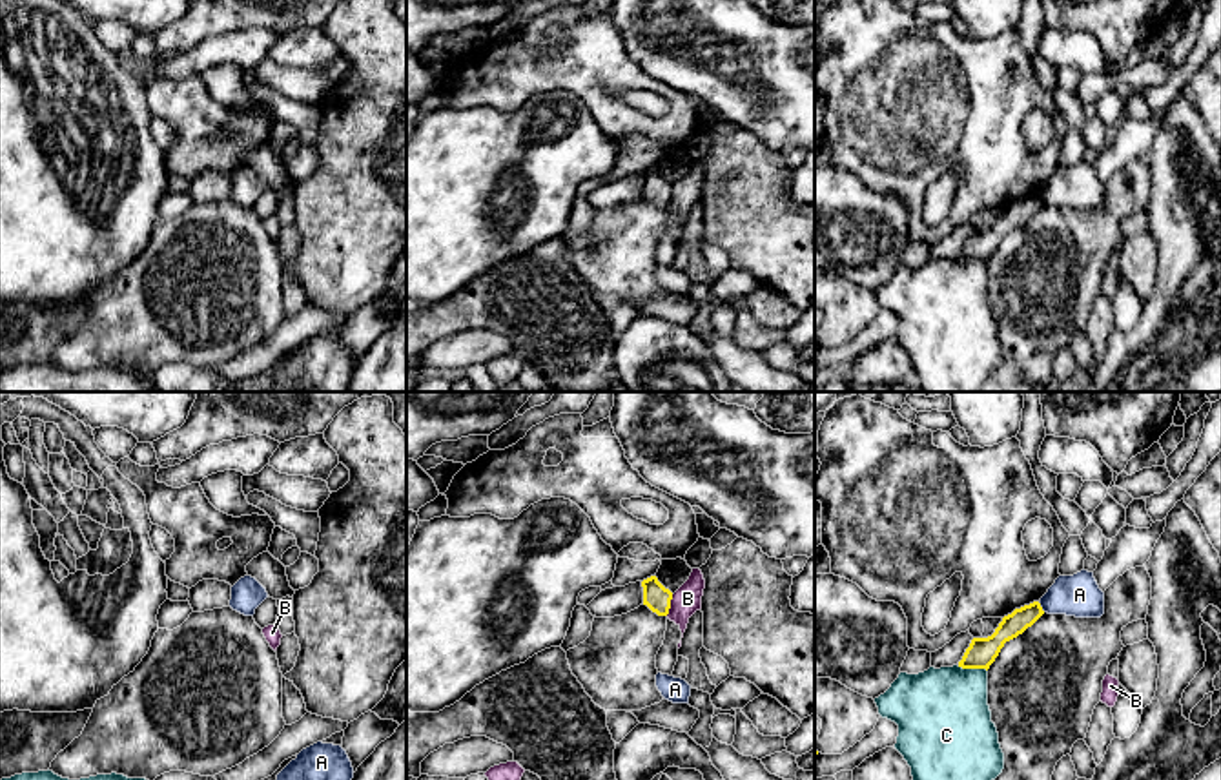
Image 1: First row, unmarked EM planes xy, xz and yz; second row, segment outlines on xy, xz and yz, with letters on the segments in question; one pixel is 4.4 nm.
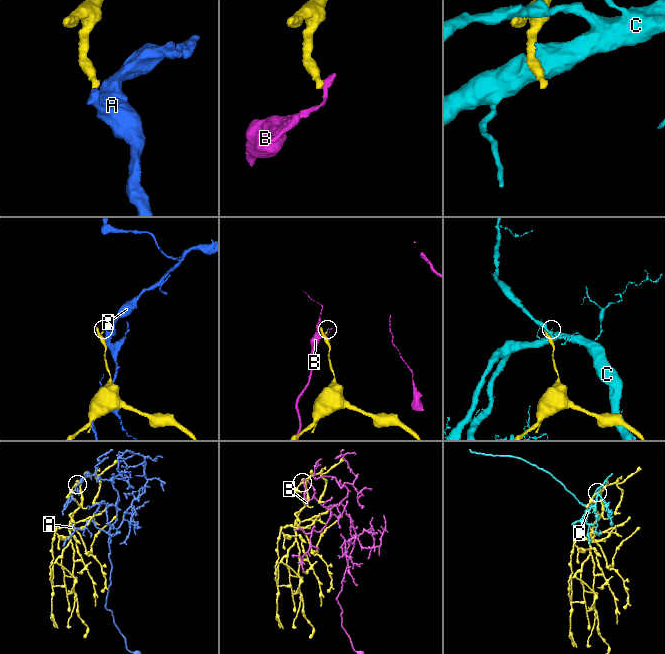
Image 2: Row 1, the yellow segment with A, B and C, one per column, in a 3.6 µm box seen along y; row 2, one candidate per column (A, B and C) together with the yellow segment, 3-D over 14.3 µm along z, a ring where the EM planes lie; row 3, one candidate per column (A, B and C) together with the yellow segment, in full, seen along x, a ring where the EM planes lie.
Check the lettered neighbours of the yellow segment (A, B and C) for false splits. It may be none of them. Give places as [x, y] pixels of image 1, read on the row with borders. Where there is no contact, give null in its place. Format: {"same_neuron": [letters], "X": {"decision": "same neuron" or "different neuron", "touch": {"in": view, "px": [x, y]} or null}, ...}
{"same_neuron": [], "A": {"decision": "different neuron", "touch": {"in": "yz", "px": [1041, 607]}}, "B": {"decision": "different neuron", "touch": {"in": "xz", "px": [669, 605]}}, "C": {"decision": "different neuron", "touch": {"in": "yz", "px": [972, 667]}}}

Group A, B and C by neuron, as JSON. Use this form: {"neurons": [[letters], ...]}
{"neurons": [["A"], ["B"], ["C"]]}

